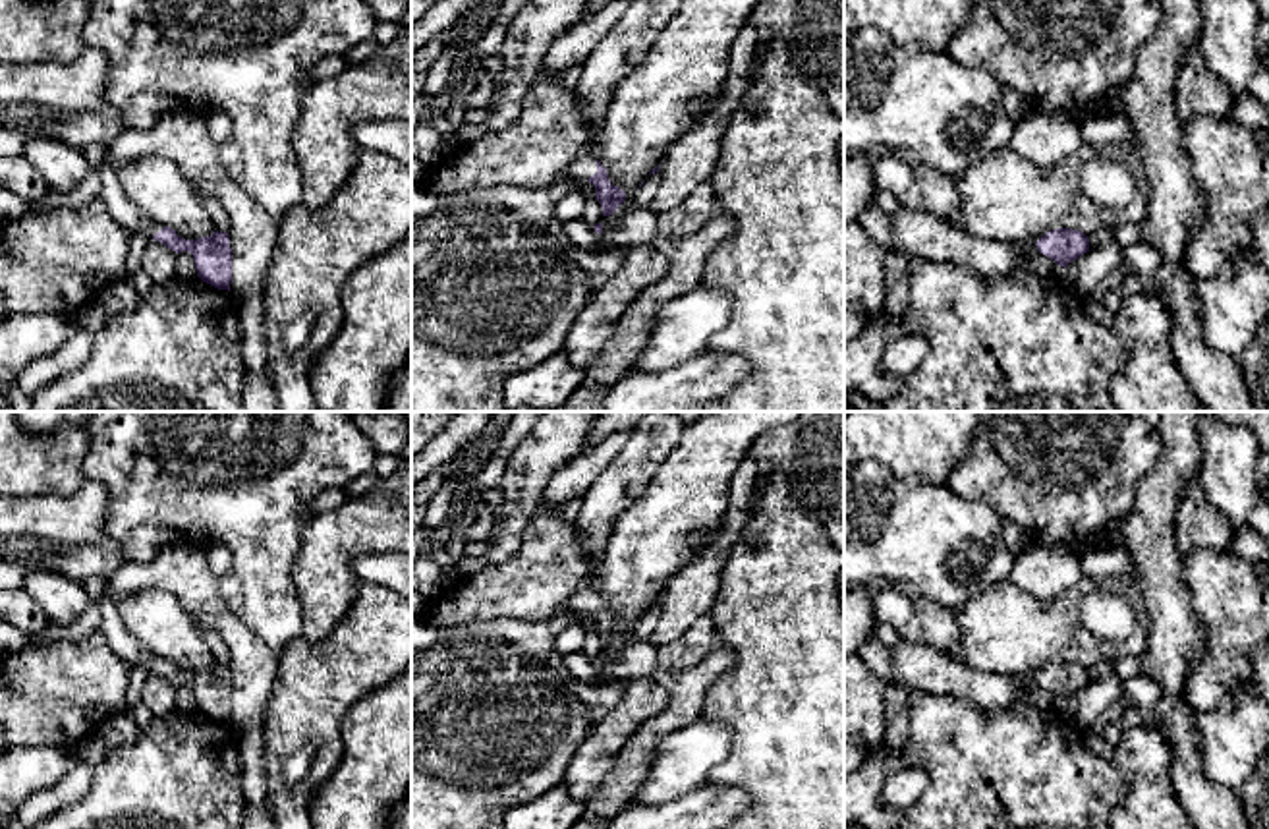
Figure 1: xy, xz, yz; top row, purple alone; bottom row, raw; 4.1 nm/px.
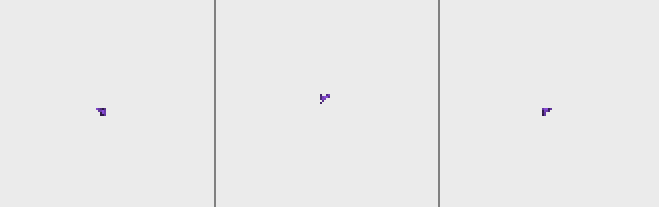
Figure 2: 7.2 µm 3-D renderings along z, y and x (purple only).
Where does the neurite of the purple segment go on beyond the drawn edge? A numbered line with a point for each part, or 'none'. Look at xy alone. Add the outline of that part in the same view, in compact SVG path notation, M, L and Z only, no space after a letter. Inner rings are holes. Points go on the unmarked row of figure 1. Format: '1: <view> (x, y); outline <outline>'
1: xy (120, 640); outline M100 599L99 609L100 609L100 630L110 649L116 655L120 655L127 665L141 667L151 674L153 669L160 665L164 659L151 653L131 636L131 632L126 630L116 605Z

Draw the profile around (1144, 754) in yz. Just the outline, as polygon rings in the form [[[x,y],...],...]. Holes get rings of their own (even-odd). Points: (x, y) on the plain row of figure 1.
[[[1149,721],[1126,730],[1109,754],[1128,783],[1111,829],[1194,829],[1170,783],[1170,744]]]

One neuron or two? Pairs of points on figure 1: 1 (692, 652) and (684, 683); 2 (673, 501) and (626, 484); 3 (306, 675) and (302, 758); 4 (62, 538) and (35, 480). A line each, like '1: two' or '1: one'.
1: two
2: two
3: two
4: two

